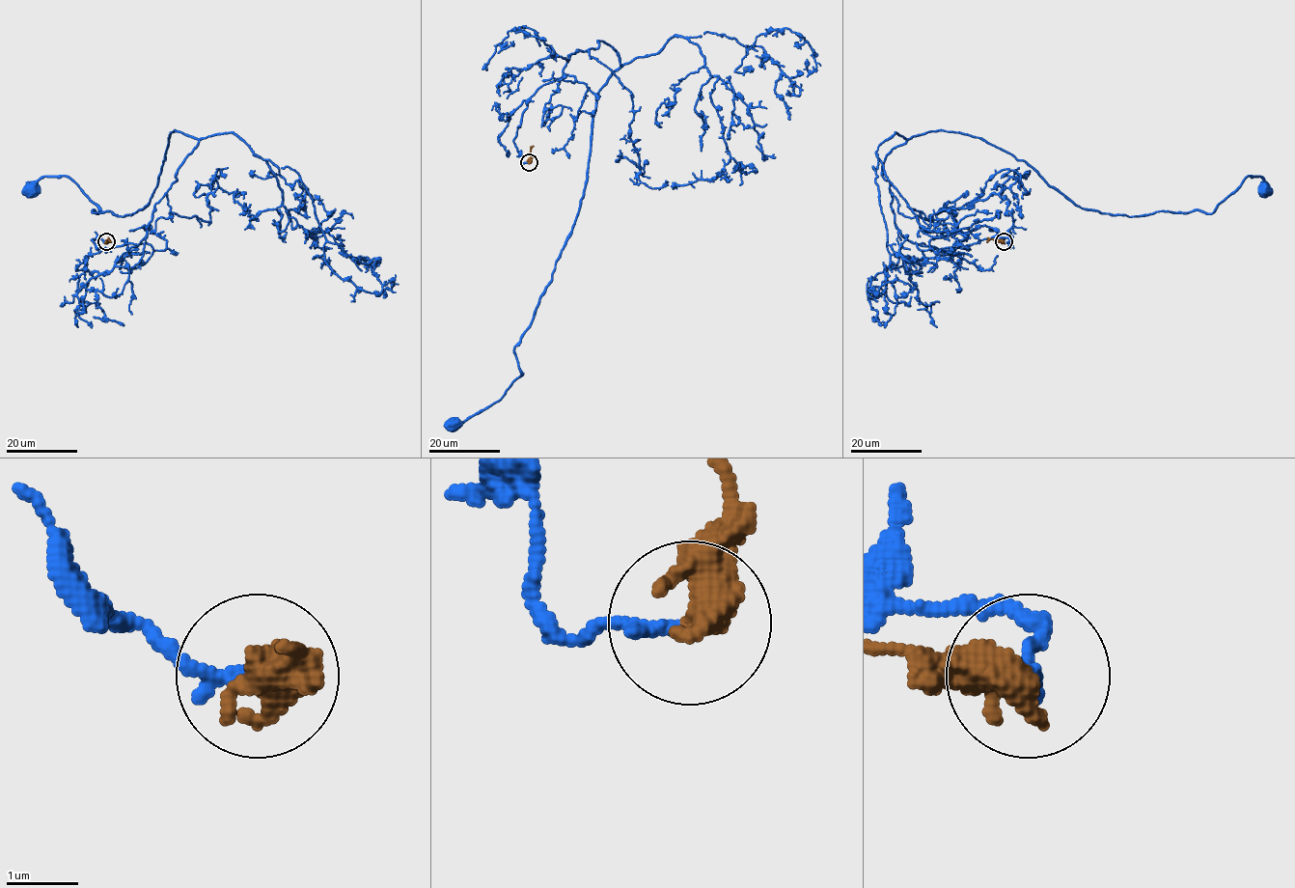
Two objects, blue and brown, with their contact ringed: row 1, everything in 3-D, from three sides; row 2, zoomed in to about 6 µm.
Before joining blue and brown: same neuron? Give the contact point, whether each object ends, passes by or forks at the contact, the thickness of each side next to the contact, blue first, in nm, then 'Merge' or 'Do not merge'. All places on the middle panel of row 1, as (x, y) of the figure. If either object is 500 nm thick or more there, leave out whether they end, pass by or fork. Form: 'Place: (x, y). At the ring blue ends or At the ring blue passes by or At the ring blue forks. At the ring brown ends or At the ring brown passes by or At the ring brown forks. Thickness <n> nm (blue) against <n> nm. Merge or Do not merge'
Place: (529, 162). At the ring blue ends. At the ring brown passes by. Thickness 200 nm (blue) against 400 nm. Merge

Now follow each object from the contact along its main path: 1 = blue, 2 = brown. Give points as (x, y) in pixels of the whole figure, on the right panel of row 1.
1: (1003, 241), (907, 240), (885, 156), (933, 130), (978, 136), (1106, 213), (1212, 212), (1248, 176), (1266, 190)
2: (1003, 241), (986, 241)

